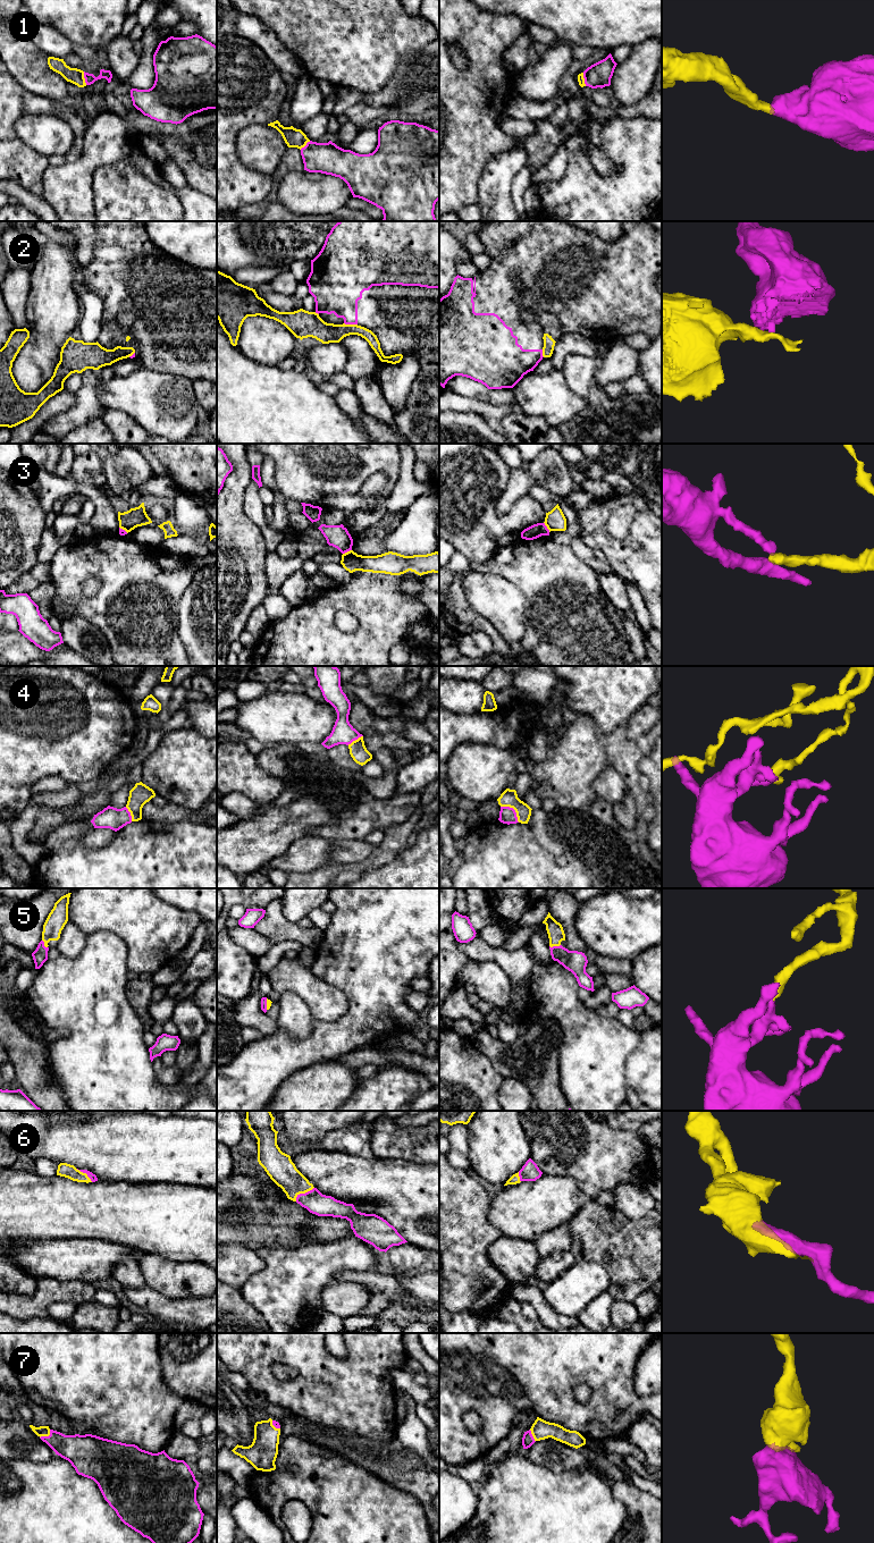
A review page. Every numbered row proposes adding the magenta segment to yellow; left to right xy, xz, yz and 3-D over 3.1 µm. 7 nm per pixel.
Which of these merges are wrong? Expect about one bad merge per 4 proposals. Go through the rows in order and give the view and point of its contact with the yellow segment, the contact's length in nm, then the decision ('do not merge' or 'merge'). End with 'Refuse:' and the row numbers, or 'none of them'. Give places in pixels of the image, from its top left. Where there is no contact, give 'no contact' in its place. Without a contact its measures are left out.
1: contact xy (84, 78); length 100 nm; merge
2: contact xz (351, 325); length 100 nm; do not merge
3: contact yz (546, 525); length 80 nm; do not merge
4: contact yz (513, 808); length 180 nm; do not merge
5: contact yz (554, 945); length 80 nm; merge
6: contact xz (303, 1192); length 170 nm; merge
7: contact xy (47, 1435); length 100 nm; merge
Refuse: 2, 3, 4

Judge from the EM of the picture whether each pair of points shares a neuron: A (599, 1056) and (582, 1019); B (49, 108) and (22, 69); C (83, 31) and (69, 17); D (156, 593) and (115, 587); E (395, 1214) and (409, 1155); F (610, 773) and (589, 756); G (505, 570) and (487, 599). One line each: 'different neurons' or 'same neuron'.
A: same neuron
B: different neurons
C: same neuron
D: same neuron
E: different neurons
F: different neurons
G: different neurons

